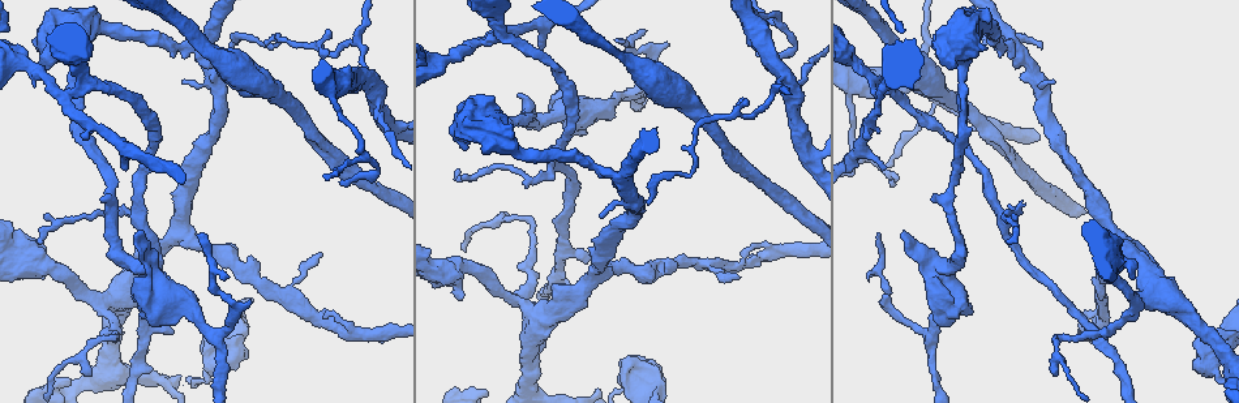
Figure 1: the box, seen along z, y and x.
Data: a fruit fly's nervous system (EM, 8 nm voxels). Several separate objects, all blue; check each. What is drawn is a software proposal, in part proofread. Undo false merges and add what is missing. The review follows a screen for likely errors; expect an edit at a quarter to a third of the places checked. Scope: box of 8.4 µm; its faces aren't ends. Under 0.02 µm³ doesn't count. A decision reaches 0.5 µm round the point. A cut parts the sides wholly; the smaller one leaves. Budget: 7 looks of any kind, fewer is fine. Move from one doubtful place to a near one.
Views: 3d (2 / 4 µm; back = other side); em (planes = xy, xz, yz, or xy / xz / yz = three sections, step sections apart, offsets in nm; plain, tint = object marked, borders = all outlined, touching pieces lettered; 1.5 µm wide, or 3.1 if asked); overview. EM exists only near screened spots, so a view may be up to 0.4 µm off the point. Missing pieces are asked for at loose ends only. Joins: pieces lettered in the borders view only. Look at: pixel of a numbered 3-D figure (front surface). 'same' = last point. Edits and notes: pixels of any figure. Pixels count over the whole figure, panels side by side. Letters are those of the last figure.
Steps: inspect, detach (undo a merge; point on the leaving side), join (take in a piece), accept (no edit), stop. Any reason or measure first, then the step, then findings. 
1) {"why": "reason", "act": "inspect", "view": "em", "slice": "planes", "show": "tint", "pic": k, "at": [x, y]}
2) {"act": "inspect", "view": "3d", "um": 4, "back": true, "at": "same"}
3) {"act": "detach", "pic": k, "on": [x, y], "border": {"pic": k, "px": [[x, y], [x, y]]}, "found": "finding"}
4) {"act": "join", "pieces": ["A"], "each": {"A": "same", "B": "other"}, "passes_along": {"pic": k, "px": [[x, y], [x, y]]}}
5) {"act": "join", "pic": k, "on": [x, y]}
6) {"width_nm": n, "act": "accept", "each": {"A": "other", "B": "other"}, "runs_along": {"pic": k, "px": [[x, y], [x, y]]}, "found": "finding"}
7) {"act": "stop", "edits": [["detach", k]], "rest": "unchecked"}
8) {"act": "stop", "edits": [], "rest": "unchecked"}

{"why": "calibre changes", "act": "inspect", "view": "em", "slice": "planes", "show": "plain", "pic": 1, "at": [1213, 369]}

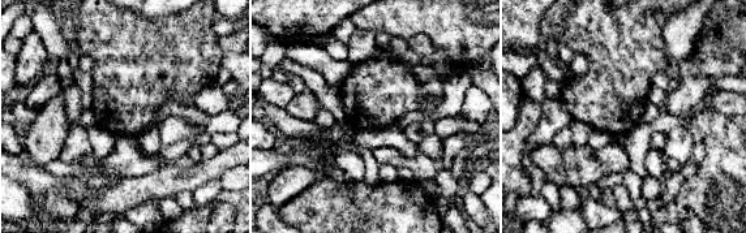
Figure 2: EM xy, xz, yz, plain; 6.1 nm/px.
{"why": "what lies round it", "act": "inspect", "view": "em", "slice": "planes", "show": "borders", "at": "same"}

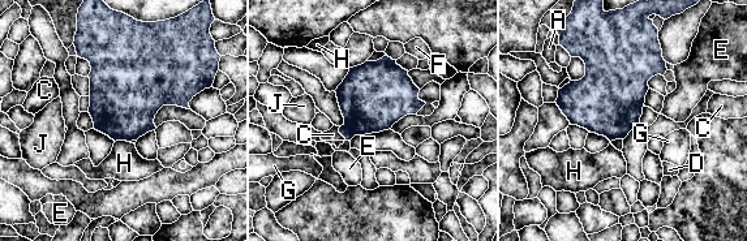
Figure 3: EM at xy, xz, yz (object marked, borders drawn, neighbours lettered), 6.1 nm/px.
{"width_nm": 420, "act": "detach", "pic": 3, "on": [372, 98], "each": {"A": "other", "C": "other", "D": "other", "E": "other", "F": "other", "G": "other", "H": "other", "J": "other"}, "border": {"pic": 3, "px": [[344, 124], [355, 134]]}, "found": "two neurons meet here"}

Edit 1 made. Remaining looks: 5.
{"why": "three-way junction", "act": "inspect", "view": "em", "slice": "planes", "show": "borders", "pic": 1, "at": [217, 339]}

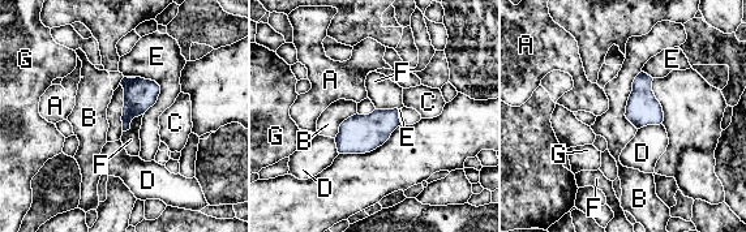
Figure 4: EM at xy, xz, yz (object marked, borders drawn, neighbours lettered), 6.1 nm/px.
{"width_nm": 160, "act": "accept", "each": {"A": "other", "B": "other", "C": "other", "D": "other", "E": "other", "F": "other", "G": "other"}, "border": {"pic": 4, "px": [[142, 114], [123, 132]]}, "found": "all the same neuron"}

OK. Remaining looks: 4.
{"why": "tapers out", "act": "inspect", "view": "3d", "um": 4, "back": true, "pic": 1, "at": [325, 31]}

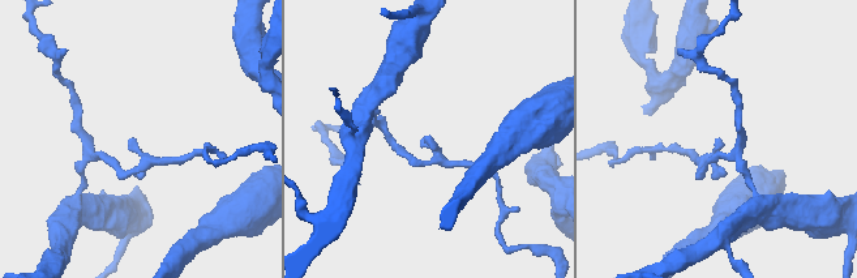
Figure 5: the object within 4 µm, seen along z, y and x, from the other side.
{"act": "inspect", "view": "em", "slice": "yz", "step": 8, "show": "plain", "pic": 5, "at": [133, 137]}

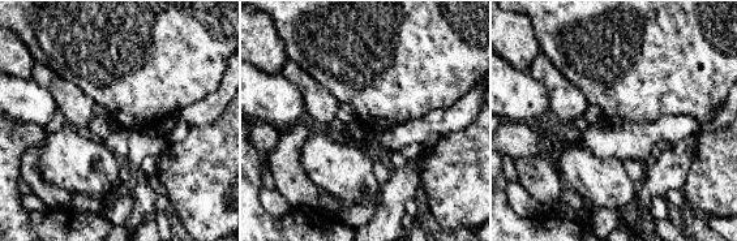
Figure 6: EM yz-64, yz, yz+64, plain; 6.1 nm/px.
{"why": "see the neighbours", "act": "inspect", "view": "em", "slice": "yz", "step": 8, "show": "borders", "at": "same"}

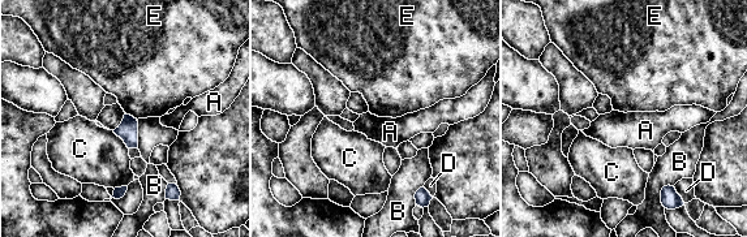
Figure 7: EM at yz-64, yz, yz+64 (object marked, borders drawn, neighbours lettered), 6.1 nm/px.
{"width_nm": 130, "act": "accept", "each": {"A": "other", "B": "other", "C": "other", "D": "other", "E": "other"}, "border": {"pic": 7, "px": [[168, 182], [176, 185]]}, "found": "no lettered piece goes on from it"}

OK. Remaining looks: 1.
{"act": "stop", "edits": [["detach", 3]], "rest": "unchecked"}

